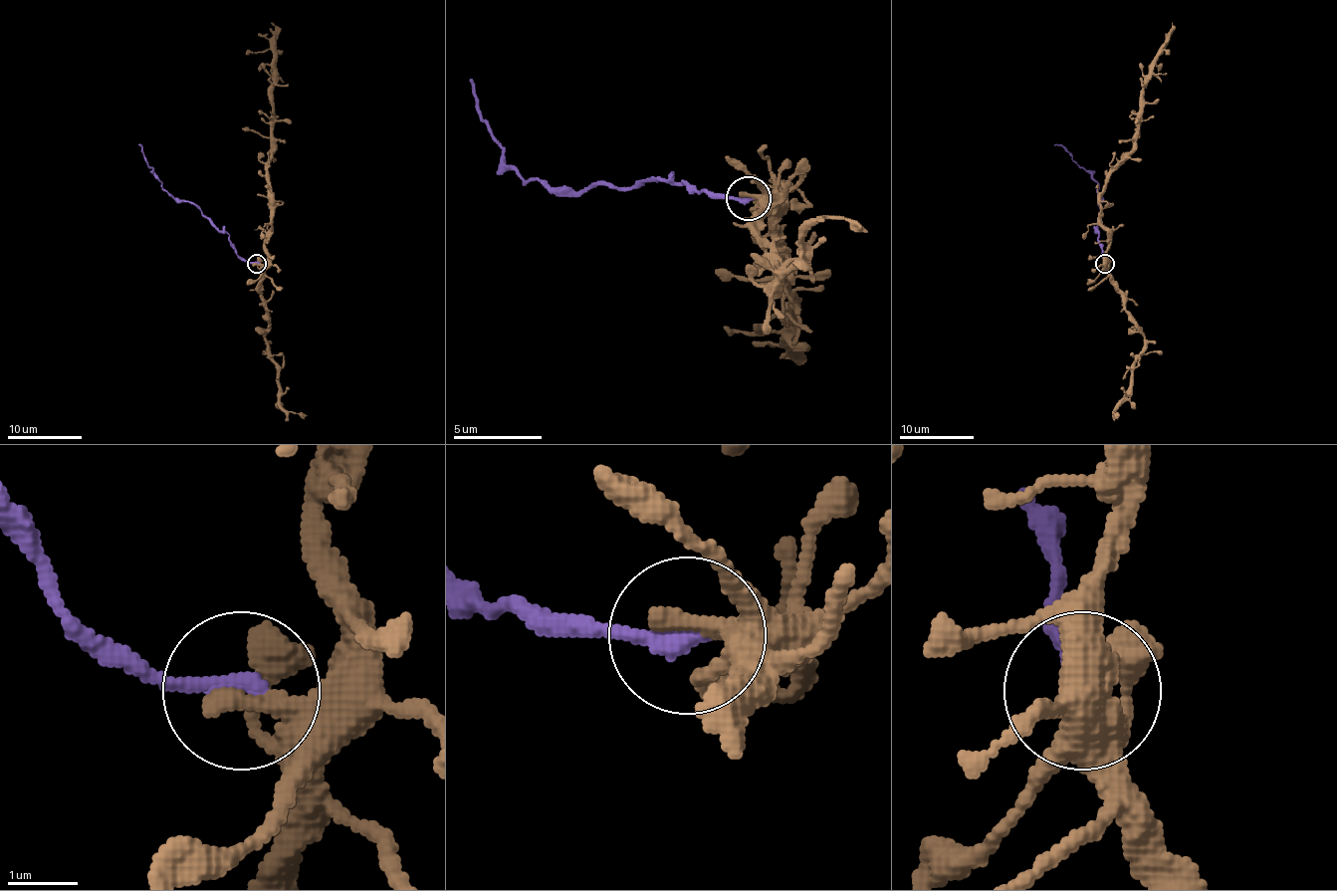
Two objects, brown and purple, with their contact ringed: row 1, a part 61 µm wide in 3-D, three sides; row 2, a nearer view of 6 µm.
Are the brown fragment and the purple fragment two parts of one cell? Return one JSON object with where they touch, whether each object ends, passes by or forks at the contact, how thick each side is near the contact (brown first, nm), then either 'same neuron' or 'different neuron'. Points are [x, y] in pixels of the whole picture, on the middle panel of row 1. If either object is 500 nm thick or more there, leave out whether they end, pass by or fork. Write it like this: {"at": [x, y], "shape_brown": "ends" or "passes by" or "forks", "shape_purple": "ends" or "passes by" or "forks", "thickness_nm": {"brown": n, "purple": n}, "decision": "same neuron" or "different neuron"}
{"at": [749, 198], "shape_brown": "ends", "shape_purple": "ends", "thickness_nm": {"brown": 320, "purple": 260}, "decision": "different neuron"}

